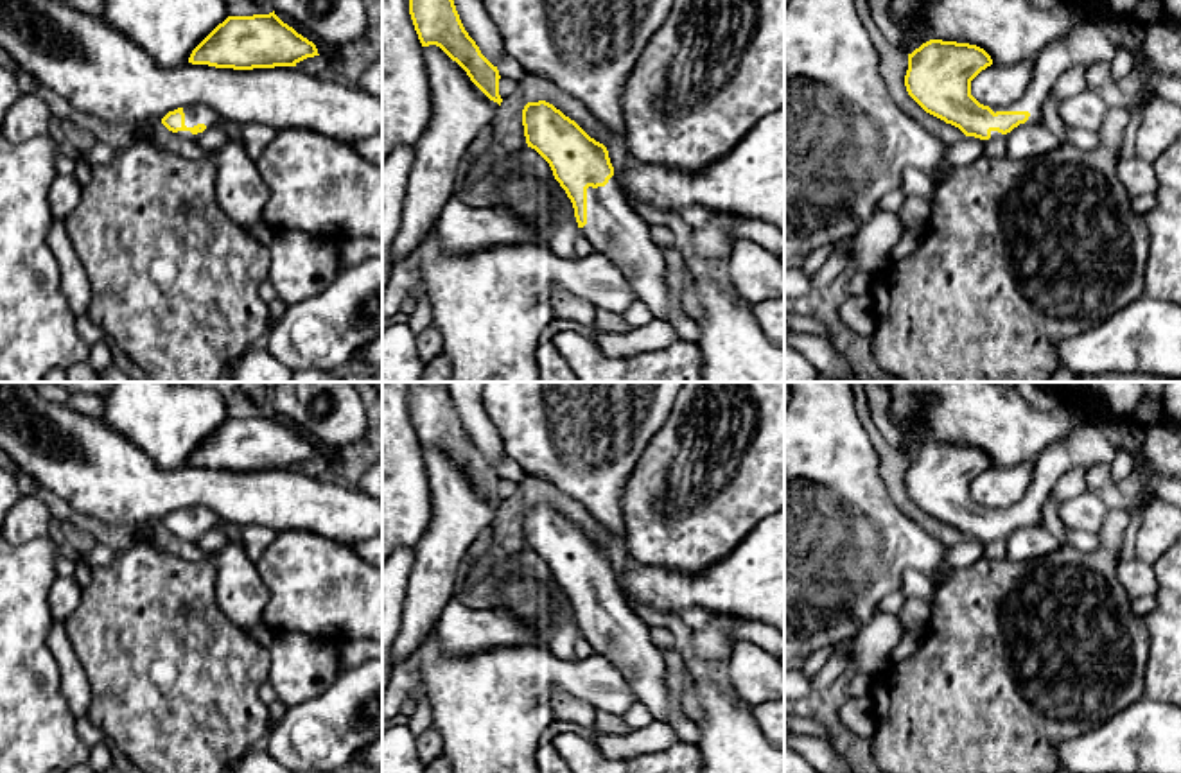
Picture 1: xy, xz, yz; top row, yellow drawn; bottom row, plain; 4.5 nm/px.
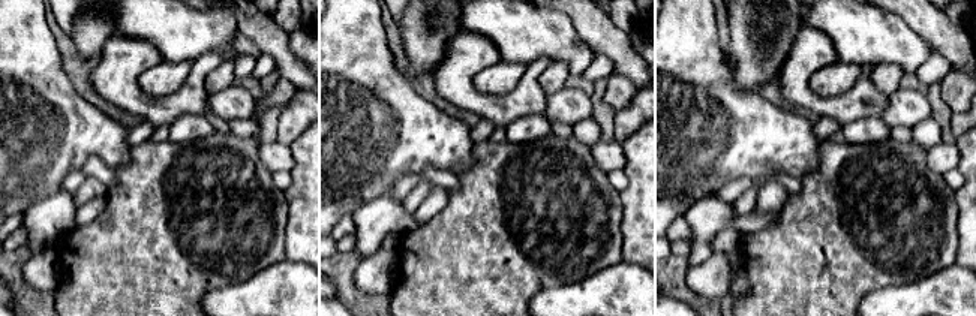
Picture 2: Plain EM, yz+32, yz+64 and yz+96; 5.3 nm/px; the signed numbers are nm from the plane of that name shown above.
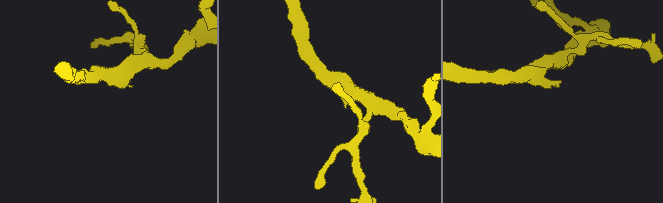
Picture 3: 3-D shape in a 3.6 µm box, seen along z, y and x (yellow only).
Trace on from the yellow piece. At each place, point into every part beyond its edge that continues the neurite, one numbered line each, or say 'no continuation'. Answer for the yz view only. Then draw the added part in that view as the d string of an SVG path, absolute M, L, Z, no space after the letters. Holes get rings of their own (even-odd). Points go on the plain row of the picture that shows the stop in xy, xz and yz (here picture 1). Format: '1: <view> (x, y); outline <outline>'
1: yz (1086, 445); outline M1084 423L1073 429L1068 438L1043 450L1034 463L1036 472L1032 484L1025 497L1010 508L991 509L996 513L1028 513L1030 518L1025 525L1043 524L1043 506L1052 495L1055 482L1075 466L1109 465L1116 448L1109 439L1093 427ZM1019 525L1019 527L1025 527Z

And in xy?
1: xy (196, 515); outline M192 506L183 509L185 515L185 527L194 529L197 525L205 525L206 531L219 525L217 515L214 515L208 508L203 506Z

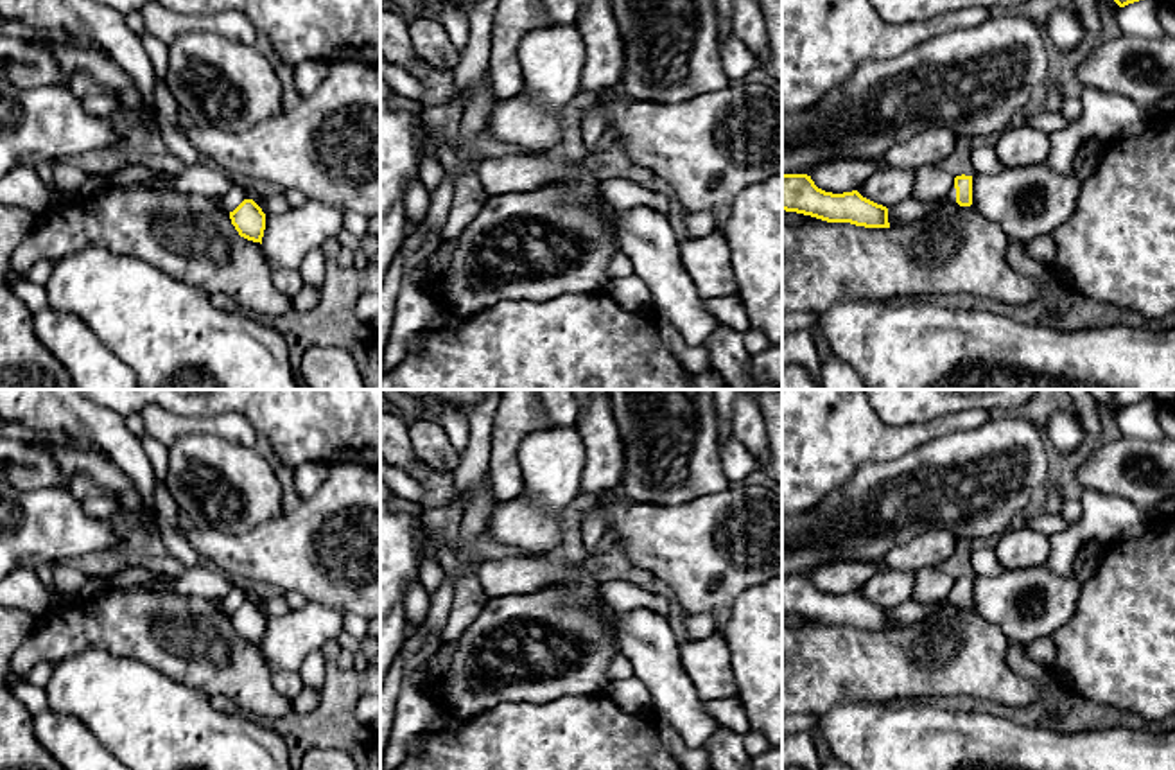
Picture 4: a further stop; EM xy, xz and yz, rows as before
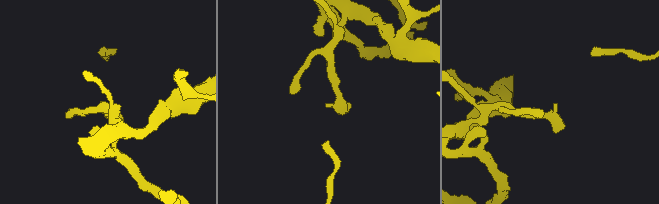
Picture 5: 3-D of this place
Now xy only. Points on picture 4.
no continuation

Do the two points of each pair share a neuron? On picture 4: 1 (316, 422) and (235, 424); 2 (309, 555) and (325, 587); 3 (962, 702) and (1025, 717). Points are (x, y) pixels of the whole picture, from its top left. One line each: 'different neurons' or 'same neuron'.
1: different neurons
2: same neuron
3: same neuron

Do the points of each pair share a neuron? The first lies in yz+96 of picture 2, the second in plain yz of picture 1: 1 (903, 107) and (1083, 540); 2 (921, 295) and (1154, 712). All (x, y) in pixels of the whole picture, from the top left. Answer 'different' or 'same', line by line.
1: different
2: same

